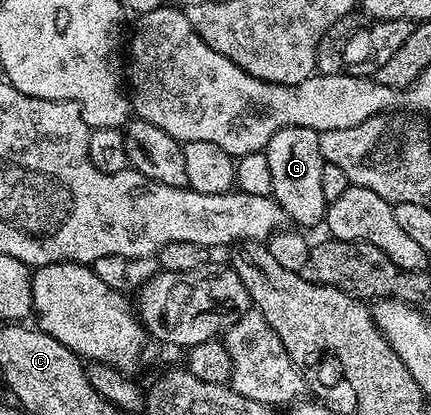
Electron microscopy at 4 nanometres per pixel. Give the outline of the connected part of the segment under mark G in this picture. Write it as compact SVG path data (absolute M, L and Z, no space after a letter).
M281 129L266 145L264 153L267 158L267 166L271 166L271 186L273 187L271 195L276 200L278 208L286 217L290 216L295 223L302 224L302 226L297 225L302 229L313 228L316 224L320 225L324 221L327 207L327 201L323 194L323 174L327 170L327 165L319 150L319 134L314 129Z

